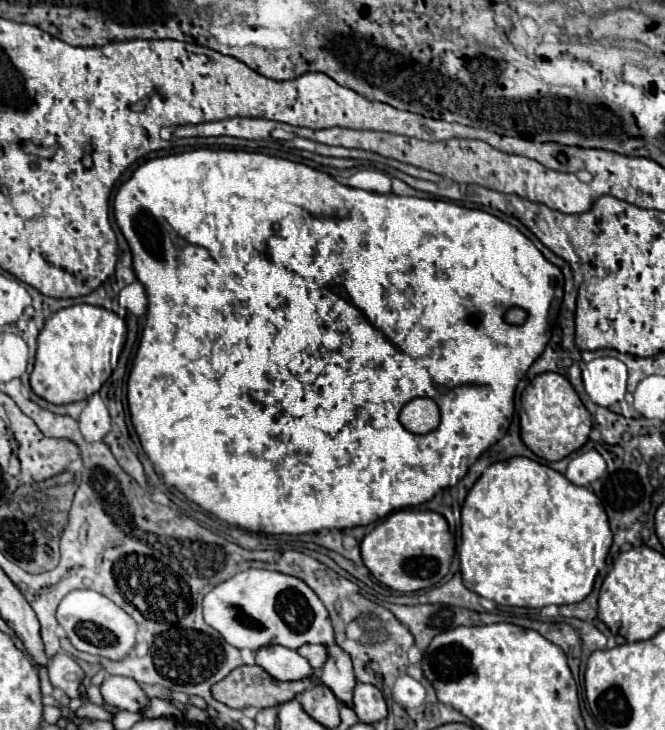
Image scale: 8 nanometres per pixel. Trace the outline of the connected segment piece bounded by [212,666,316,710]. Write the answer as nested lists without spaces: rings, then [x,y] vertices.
[[[240,666],[236,670],[232,670],[222,682],[212,686],[212,694],[216,700],[228,704],[230,708],[246,708],[246,706],[256,706],[256,708],[268,708],[268,706],[276,706],[282,702],[292,700],[296,694],[304,692],[306,688],[310,688],[312,684],[316,684],[316,678],[304,678],[304,680],[296,680],[296,682],[280,682],[276,678],[272,678],[264,668],[260,666]]]

